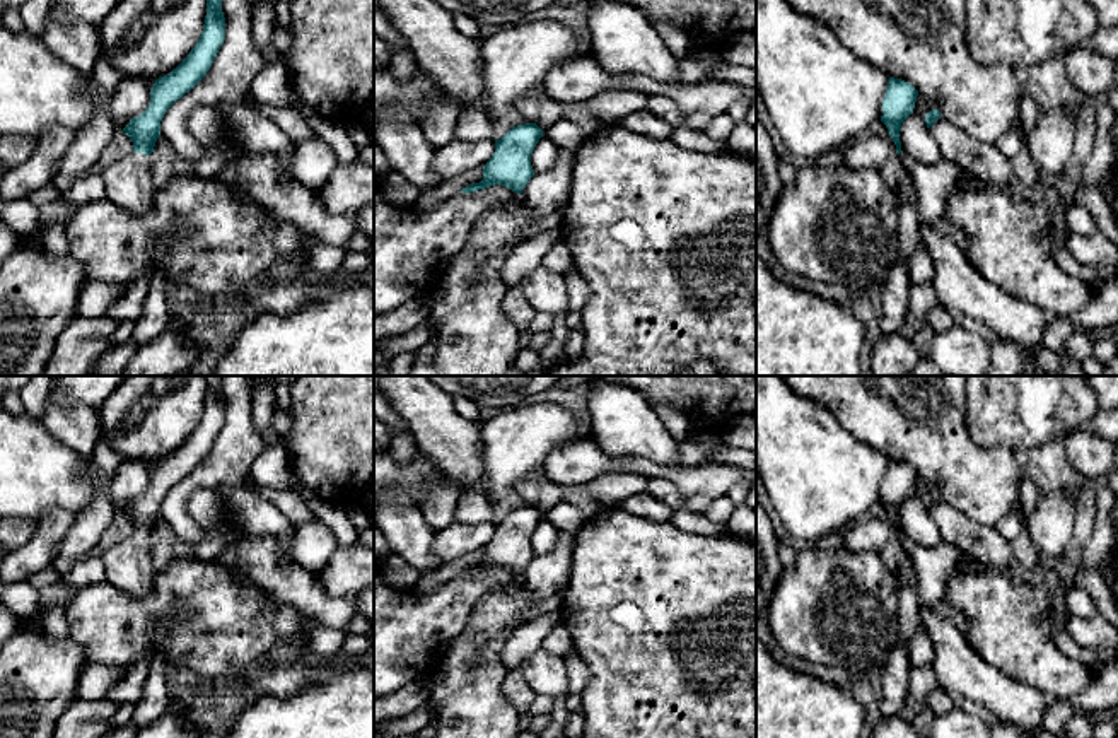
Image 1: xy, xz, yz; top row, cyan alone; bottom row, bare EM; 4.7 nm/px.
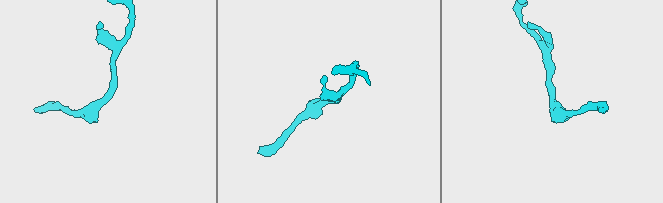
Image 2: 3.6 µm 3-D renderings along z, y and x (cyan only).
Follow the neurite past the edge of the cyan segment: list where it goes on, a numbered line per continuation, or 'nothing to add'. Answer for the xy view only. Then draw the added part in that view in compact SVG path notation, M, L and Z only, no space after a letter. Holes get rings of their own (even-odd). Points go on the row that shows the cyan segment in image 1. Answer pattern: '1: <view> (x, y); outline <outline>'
1: xy (128, 183); outline M131 152L125 159L111 161L101 173L106 198L114 205L147 214L154 207L157 186L152 181L148 155Z

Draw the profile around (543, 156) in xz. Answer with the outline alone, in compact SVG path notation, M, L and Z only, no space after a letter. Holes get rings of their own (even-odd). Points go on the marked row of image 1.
M541 137L531 154L531 166L534 174L553 169L556 152L558 152L558 147L553 145L546 137Z

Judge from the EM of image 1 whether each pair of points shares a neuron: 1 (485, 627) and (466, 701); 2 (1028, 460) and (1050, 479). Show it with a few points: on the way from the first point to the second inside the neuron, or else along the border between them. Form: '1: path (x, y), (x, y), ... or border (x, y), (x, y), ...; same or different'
1: path (478, 646), (473, 661), (466, 668), (466, 682); same
2: path (1033, 462), (1045, 474); same

